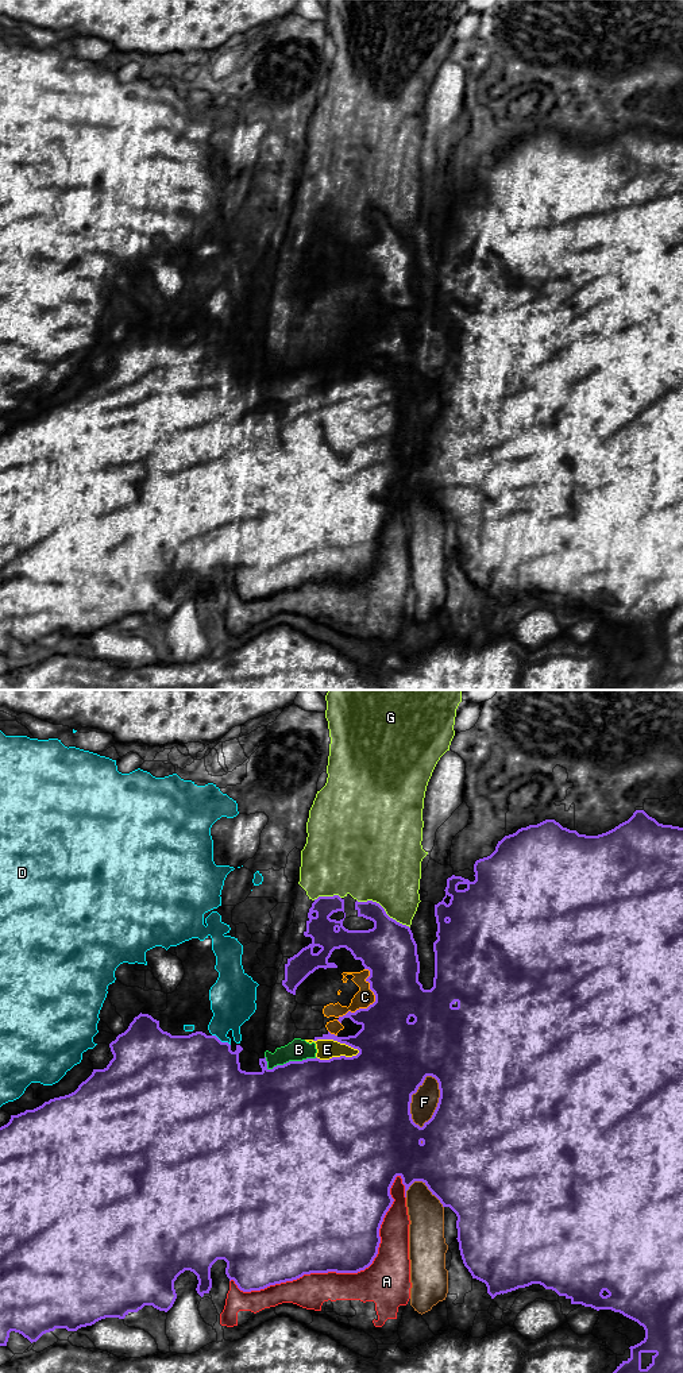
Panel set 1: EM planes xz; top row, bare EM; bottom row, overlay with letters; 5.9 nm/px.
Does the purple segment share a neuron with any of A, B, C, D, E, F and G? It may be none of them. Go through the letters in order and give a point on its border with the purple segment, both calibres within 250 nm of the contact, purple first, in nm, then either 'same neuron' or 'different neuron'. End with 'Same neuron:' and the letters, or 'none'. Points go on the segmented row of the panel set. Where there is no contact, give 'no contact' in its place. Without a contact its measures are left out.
A: xz (344, 1272) | 480/280 nm | different neuron
B: xz (289, 1061) | 500/130 nm | different neuron
C: xz (373, 1003) | 360/110 nm | different neuron
D: xz (220, 1041) | 500/280 nm | different neuron
E: xz (336, 1040) | 300/120 nm | different neuron
F: xz (439, 1102) | 500/160 nm | different neuron
G: xz (384, 909) | 320/440 nm | different neuron
Same neuron: none

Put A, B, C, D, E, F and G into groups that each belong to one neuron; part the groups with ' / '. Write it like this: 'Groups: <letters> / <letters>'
Groups: A B C E G / D / F

